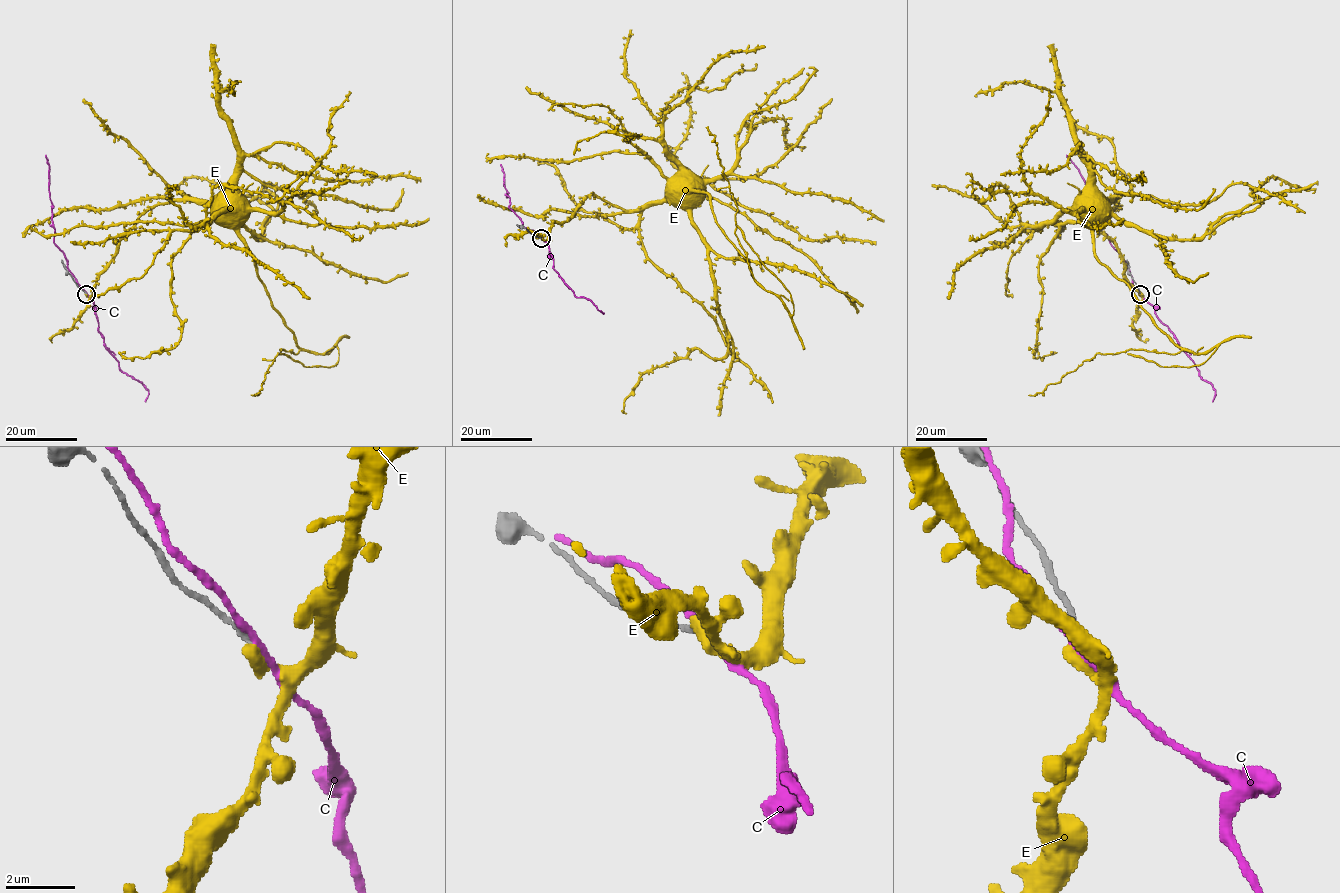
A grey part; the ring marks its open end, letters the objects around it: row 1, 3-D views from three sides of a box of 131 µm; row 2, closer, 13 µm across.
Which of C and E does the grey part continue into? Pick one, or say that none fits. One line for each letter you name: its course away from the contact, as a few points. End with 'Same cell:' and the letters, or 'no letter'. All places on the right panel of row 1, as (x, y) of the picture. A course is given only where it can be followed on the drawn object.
Same cell: no letter

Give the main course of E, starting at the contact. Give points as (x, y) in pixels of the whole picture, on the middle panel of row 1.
E: (540, 238), (547, 239), (554, 223), (565, 222), (594, 194), (635, 210), (687, 190)

